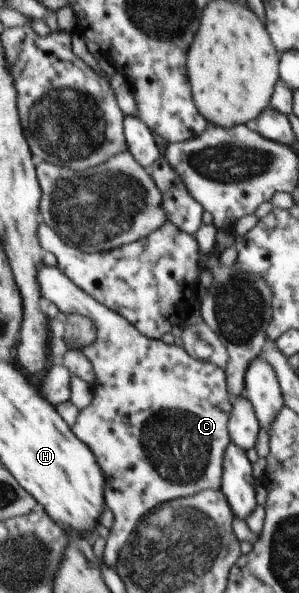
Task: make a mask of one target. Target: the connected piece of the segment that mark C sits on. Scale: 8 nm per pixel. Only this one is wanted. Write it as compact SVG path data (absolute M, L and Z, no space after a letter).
M43 262L41 270L38 272L39 286L42 288L43 296L46 302L52 302L59 308L61 312L71 314L73 312L84 314L93 320L98 330L98 337L93 344L83 347L83 352L90 358L90 361L94 364L97 380L93 384L93 396L88 401L87 406L84 409L80 409L80 413L77 422L72 426L74 433L85 444L91 447L91 450L95 453L98 463L103 469L106 476L106 506L115 513L114 525L109 529L110 534L106 541L104 562L115 569L120 561L120 552L134 538L134 532L138 531L139 523L141 523L148 514L153 510L156 510L165 503L171 503L175 500L181 500L188 496L196 495L204 490L222 490L222 482L224 479L225 471L225 456L226 452L232 442L230 429L228 424L230 423L231 413L234 410L233 398L230 395L228 389L228 380L226 375L226 369L222 370L219 366L196 359L190 355L190 352L179 344L165 344L161 339L152 339L145 336L131 321L128 321L119 312L110 309L107 305L101 304L98 300L95 300L90 294L87 294L75 281L72 281L66 273L64 273L58 266L50 267Z

